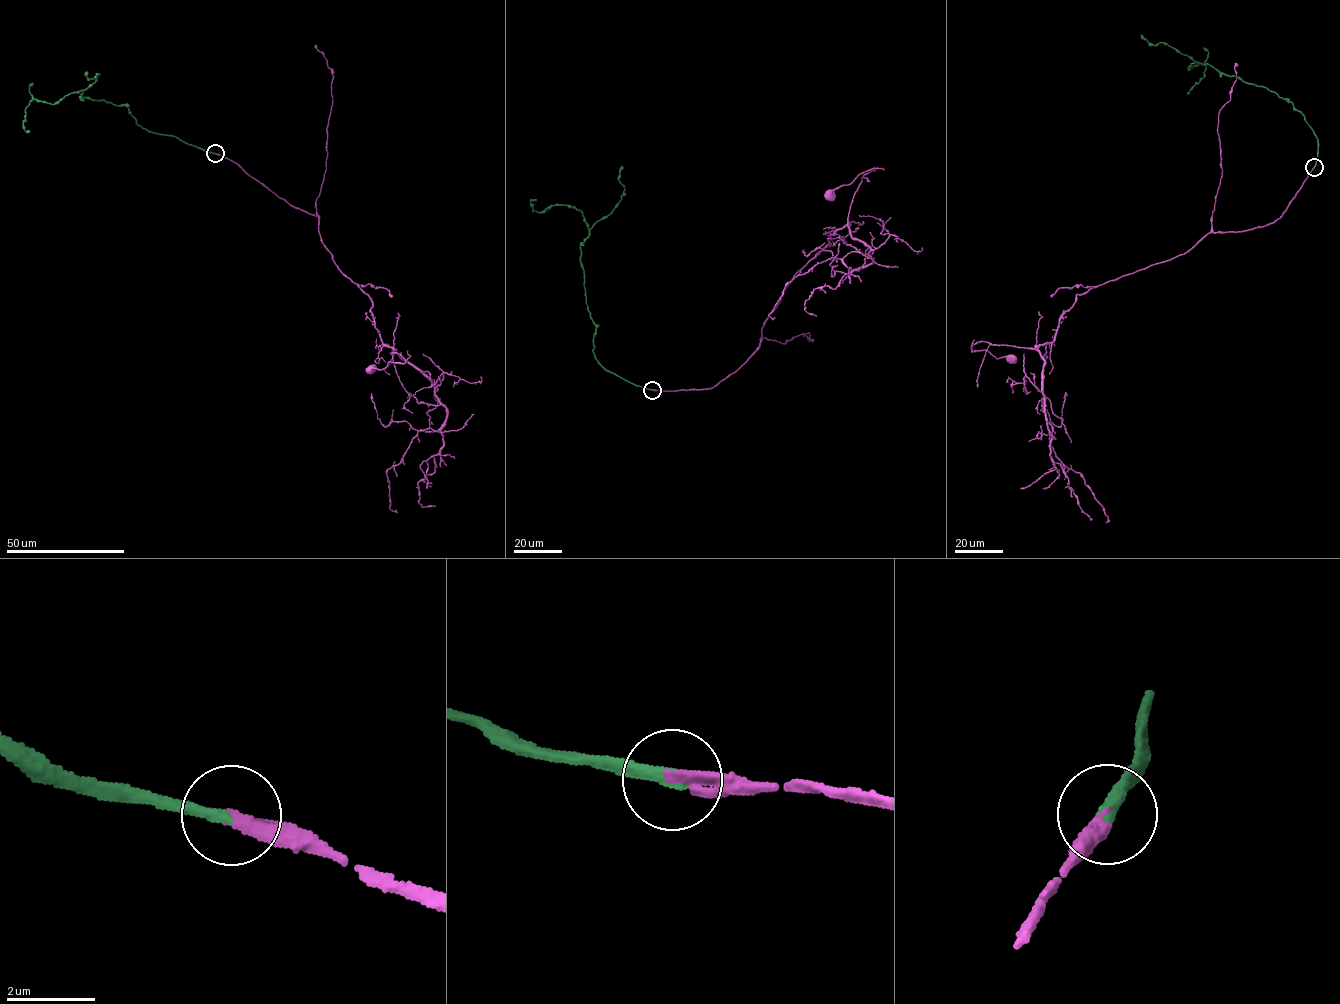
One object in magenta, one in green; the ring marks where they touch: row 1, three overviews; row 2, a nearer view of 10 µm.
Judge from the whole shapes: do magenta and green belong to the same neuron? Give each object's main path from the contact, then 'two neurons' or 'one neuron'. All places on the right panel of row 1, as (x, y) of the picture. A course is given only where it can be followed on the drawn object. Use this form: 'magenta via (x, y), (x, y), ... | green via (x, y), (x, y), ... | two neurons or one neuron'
magenta via (1314, 167), (1273, 223), (1209, 232), (1182, 254), (1077, 295), (1050, 343), (972, 346), (1013, 360) | green via (1314, 167), (1318, 139), (1288, 100), (1200, 63), (1192, 63), (1188, 70), (1202, 64), (1204, 76), (1187, 92) | one neuron

